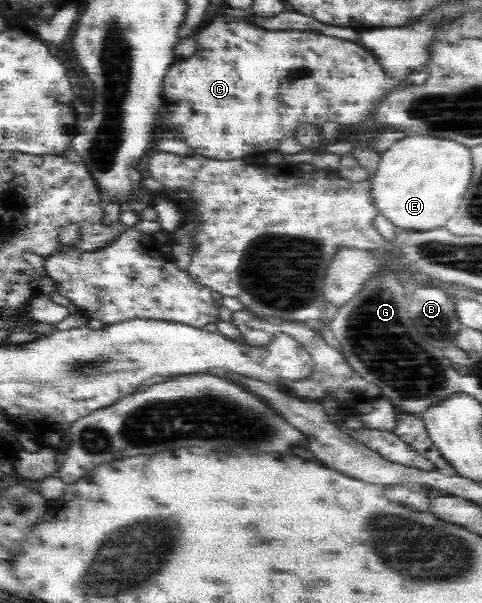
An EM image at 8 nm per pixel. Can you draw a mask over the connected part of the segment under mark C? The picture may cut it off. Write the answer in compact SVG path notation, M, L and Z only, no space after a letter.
M224 16L216 18L210 22L210 26L206 26L198 36L196 36L196 44L198 50L195 50L194 56L180 58L176 60L172 66L168 68L163 81L163 106L169 113L168 122L174 131L174 134L183 140L192 150L194 155L201 157L212 157L217 161L230 161L232 159L244 159L248 155L258 156L266 152L272 151L272 148L277 148L279 142L292 137L292 133L298 126L322 125L324 122L337 122L338 124L358 124L364 122L366 117L371 116L375 112L375 107L379 103L380 96L384 95L386 88L390 83L386 81L386 76L383 76L382 70L373 60L372 55L364 50L359 44L354 41L336 38L317 33L312 30L268 30L262 28L247 20L232 20L234 24L226 22Z

